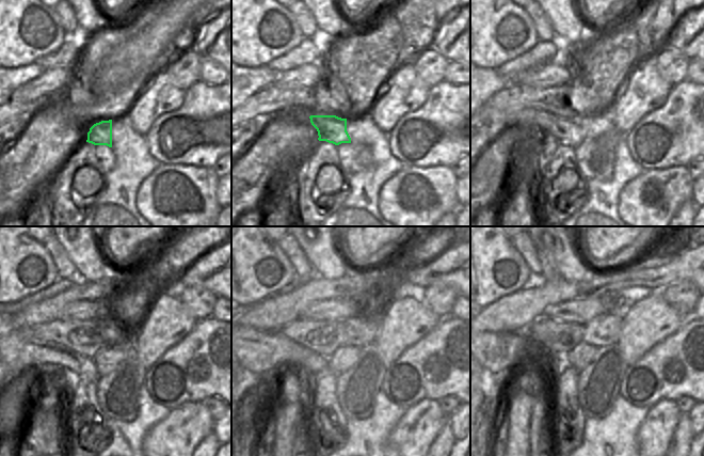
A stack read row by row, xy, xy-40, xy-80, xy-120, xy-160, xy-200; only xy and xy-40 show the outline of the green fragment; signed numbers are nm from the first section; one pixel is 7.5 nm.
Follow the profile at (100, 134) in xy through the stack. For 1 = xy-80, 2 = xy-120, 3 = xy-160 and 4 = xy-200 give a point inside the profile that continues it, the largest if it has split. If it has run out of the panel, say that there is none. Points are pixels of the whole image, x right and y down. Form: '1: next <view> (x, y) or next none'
1: next xy-80 (562, 130)
2: next xy-120 (18, 356)
3: next xy-160 (258, 354)
4: next xy-200 (498, 355)

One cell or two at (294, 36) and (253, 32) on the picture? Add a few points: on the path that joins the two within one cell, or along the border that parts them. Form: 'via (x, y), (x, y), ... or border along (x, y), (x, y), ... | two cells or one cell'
via (284, 34), (264, 33) | one cell

